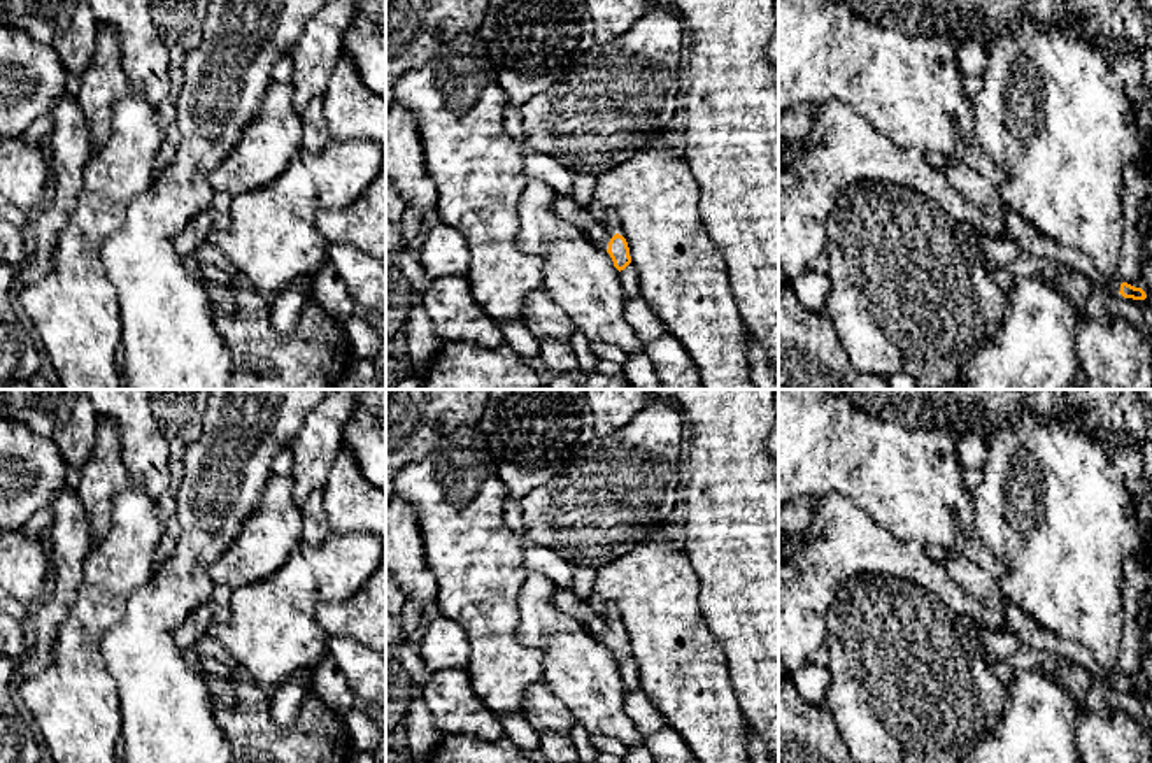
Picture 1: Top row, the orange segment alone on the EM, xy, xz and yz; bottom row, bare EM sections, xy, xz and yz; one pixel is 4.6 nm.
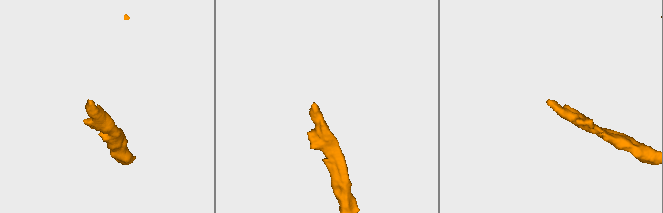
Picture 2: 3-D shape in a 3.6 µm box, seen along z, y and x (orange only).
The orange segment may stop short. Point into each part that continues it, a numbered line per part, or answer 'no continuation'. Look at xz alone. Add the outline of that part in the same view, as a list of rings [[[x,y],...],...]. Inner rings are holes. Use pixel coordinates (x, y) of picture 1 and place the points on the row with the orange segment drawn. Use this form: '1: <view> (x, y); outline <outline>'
1: xz (597, 230); outline [[[554,196],[554,212],[566,223],[579,228],[591,242],[601,249],[610,242],[610,233],[615,232],[617,216],[607,210],[603,219],[598,219],[589,209],[580,207],[572,196]]]

